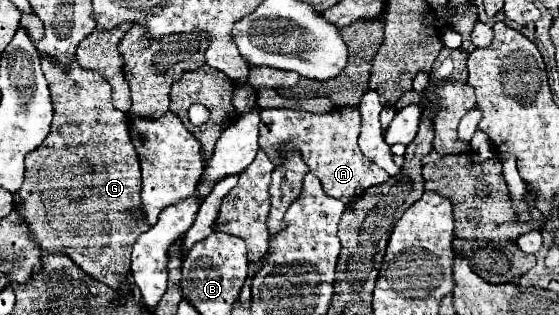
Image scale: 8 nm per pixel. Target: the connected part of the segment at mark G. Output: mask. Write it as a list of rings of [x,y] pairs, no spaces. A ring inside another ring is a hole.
[[[42,53],[42,71],[50,87],[54,103],[54,119],[48,137],[40,147],[26,155],[26,173],[20,189],[24,217],[30,223],[30,231],[40,241],[44,251],[68,255],[82,271],[96,281],[118,289],[130,269],[130,253],[136,237],[148,229],[140,209],[140,159],[130,139],[128,119],[122,111],[114,109],[110,99],[108,81],[98,71],[84,71],[72,59],[62,67],[56,59]],[[90,201],[92,211],[76,211],[76,203]]]

